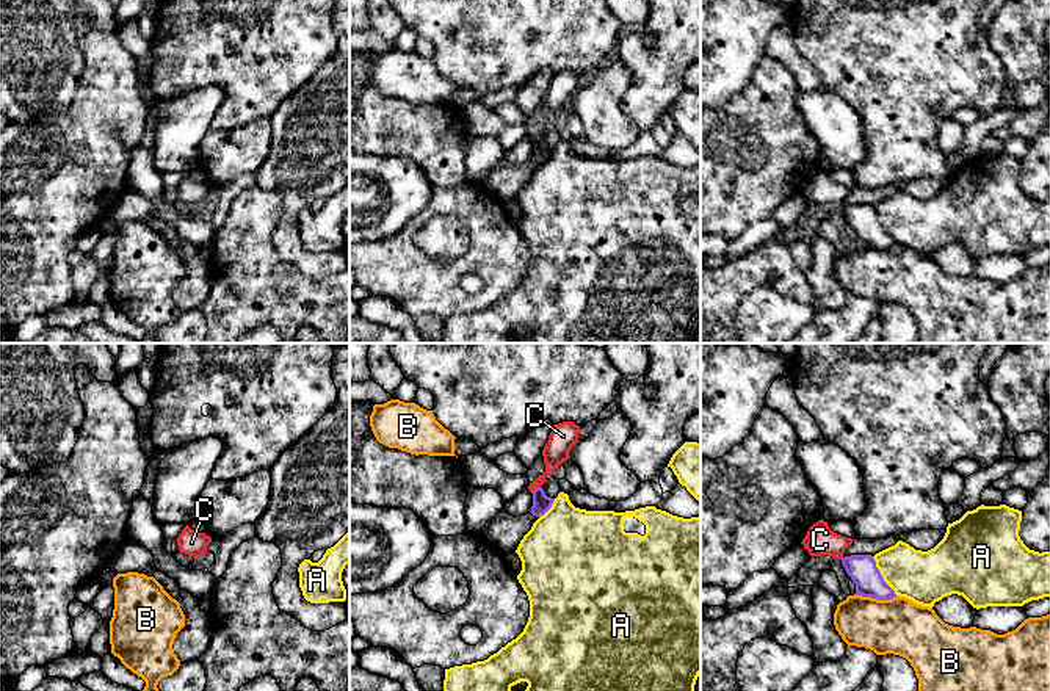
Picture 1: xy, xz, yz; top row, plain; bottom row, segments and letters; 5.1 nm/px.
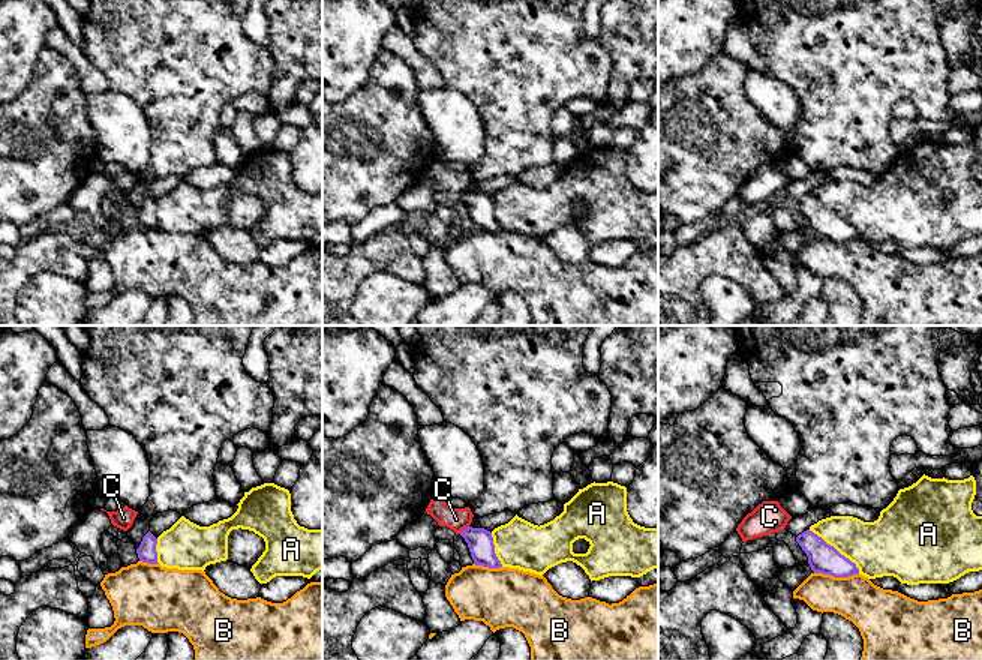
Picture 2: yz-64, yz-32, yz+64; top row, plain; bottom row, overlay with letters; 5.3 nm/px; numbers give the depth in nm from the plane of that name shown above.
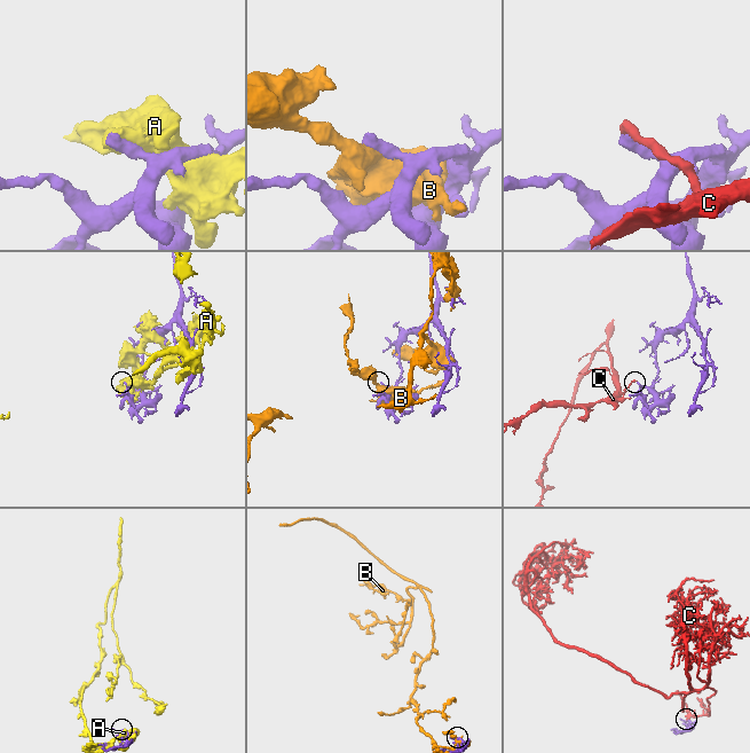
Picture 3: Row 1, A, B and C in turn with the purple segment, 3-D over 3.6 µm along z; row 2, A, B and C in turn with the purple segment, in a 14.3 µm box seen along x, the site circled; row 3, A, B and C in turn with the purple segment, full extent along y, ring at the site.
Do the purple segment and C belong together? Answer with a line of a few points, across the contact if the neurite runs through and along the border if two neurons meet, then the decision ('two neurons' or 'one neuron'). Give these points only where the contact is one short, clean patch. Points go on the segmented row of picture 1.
line xz (541, 503), (535, 489), (557, 450); one neuron

